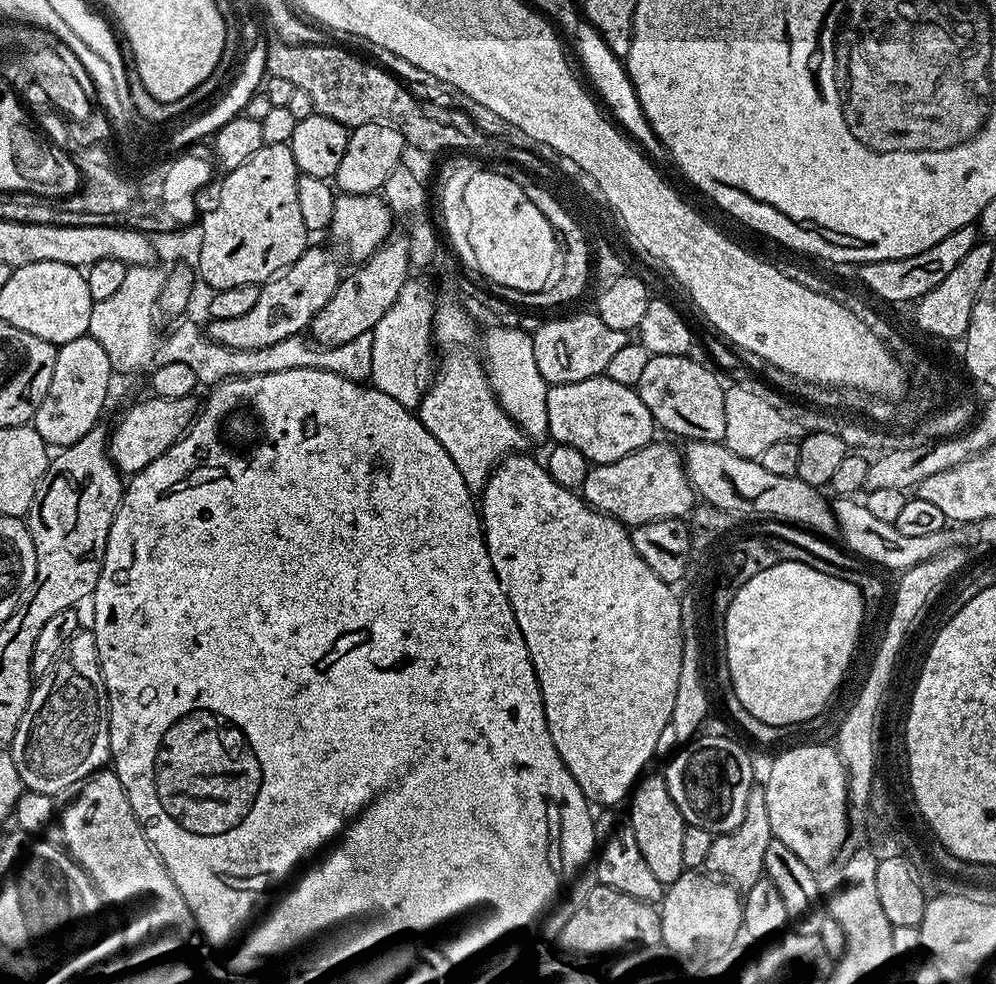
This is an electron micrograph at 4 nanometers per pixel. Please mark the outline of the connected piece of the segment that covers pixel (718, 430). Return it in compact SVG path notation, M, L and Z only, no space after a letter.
M653 356L650 358L650 362L646 362L644 373L642 378L636 383L636 391L640 393L642 402L646 402L646 410L650 410L652 419L656 421L657 425L661 429L664 428L668 432L673 432L676 436L685 436L685 441L691 442L693 440L715 440L717 442L723 441L724 435L726 434L726 402L724 401L724 394L726 391L725 385L720 385L720 380L715 376L715 371L712 368L698 365L697 362L691 360L688 356Z

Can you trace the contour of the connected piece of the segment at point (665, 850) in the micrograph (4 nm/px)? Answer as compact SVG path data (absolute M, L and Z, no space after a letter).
M656 766L644 768L642 774L634 778L634 786L630 786L626 803L630 806L630 818L634 818L634 830L638 834L642 854L646 854L646 863L650 865L650 870L654 870L657 881L673 880L680 869L685 867L682 858L682 832L686 821L680 815L678 806L674 806L670 790L666 790L663 771Z

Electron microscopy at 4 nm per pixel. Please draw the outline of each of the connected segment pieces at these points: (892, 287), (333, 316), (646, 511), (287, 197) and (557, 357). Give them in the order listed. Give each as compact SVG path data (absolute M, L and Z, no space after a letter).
M975 223L967 224L965 228L959 228L954 234L946 234L942 242L934 242L930 250L922 250L922 254L910 254L906 258L894 258L882 262L870 262L859 265L860 280L880 300L888 304L908 304L920 300L938 282L942 282L970 254L970 250L978 242L978 228Z
M407 235L389 236L369 260L353 267L356 269L341 279L334 298L330 298L330 302L314 314L310 325L311 339L322 346L340 346L342 342L350 342L361 334L371 332L378 322L382 322L382 314L394 306L394 298L402 294L402 286L410 278L410 262Z
M653 442L647 444L645 448L634 450L618 458L618 462L595 465L586 474L582 495L591 508L597 508L599 512L604 512L628 526L652 524L655 520L668 520L671 516L687 517L698 500L697 493L688 480L688 469L684 466L681 449L675 448L672 444L659 444L659 442Z
M265 144L250 162L231 169L220 184L220 197L216 205L204 216L204 233L200 236L200 264L198 276L209 284L209 289L219 290L247 284L267 285L280 275L310 247L310 233L302 226L302 213L298 207L298 178L302 175L294 162L288 144Z
M592 310L580 312L577 316L560 316L557 320L548 320L538 325L531 337L538 370L550 386L582 382L586 378L605 375L617 350L622 350L622 346L630 343L629 333L606 326L606 322L602 322L602 318L598 318Z

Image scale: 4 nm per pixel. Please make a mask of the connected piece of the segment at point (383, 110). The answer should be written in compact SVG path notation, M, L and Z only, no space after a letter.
M277 38L270 40L266 44L268 53L264 59L267 75L292 82L298 90L306 90L315 115L334 118L334 122L349 130L367 124L390 126L402 134L409 149L417 148L420 152L460 154L467 146L468 136L458 125L431 116L436 114L409 94L407 88L379 64L364 61L344 48L332 48L331 43L304 46L287 45Z

